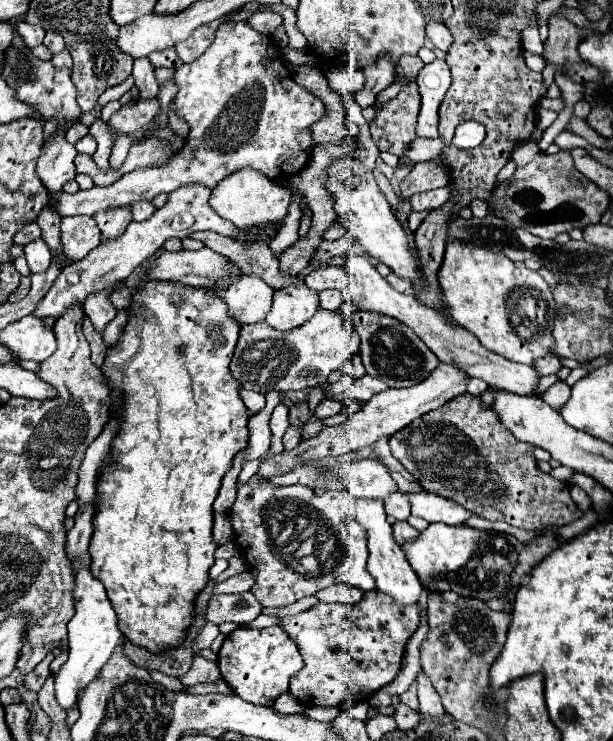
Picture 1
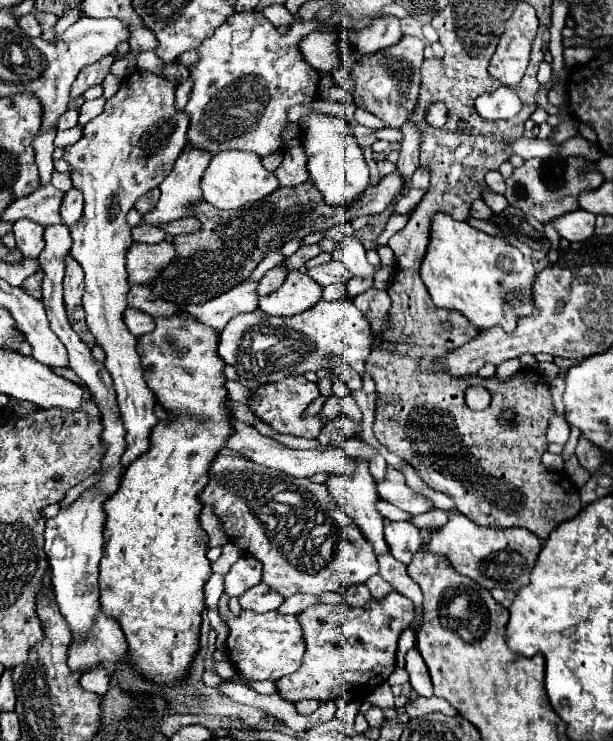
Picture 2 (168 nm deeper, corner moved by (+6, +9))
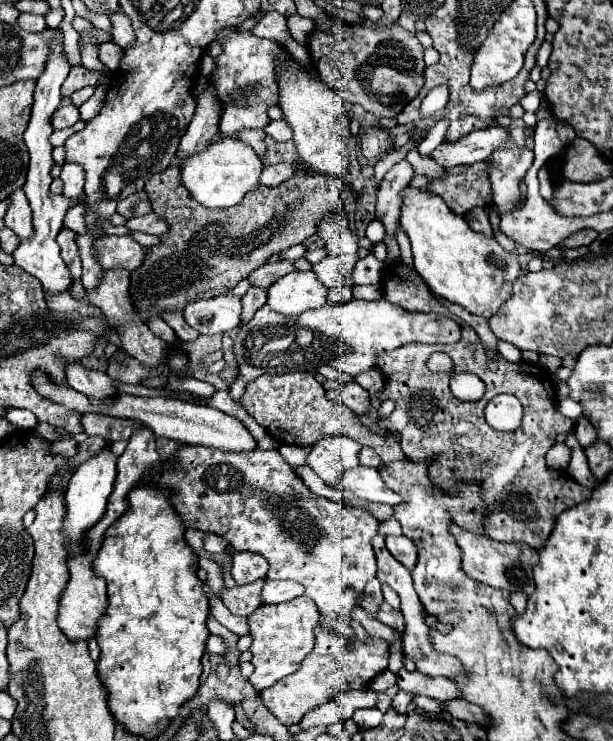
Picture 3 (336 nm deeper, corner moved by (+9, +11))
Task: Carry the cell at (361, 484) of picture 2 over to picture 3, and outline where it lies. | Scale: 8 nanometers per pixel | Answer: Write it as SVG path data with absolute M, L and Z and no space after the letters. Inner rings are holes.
M321 437L307 455L307 465L327 483L339 481L345 469L359 465L361 445L349 437Z

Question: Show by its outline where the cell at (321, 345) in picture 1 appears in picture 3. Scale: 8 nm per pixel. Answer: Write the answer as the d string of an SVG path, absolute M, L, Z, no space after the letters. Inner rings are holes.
M385 297L379 301L353 299L345 305L323 305L315 311L307 311L297 317L281 317L279 313L263 305L255 317L241 325L235 337L235 359L239 365L239 377L231 385L231 399L241 401L245 385L263 375L281 375L293 371L315 371L321 365L333 365L337 371L355 377L361 371L375 367L381 353L393 351L407 343L457 343L461 327L437 313L405 311L399 305L389 303Z

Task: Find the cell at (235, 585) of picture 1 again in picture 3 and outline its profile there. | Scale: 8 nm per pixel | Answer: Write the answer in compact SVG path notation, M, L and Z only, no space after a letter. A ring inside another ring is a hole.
M241 551L233 555L233 569L231 575L237 581L237 585L245 585L251 581L257 581L261 577L265 577L269 565L267 561L251 551Z

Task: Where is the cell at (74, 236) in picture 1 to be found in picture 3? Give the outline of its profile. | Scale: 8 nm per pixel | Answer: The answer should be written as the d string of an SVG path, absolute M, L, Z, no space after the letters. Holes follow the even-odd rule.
M65 161L65 163L63 163L63 171L65 171L65 173L61 173L61 179L63 179L63 183L65 183L63 195L79 201L79 195L83 193L83 183L85 183L83 167L81 167L79 163L69 163L69 161Z

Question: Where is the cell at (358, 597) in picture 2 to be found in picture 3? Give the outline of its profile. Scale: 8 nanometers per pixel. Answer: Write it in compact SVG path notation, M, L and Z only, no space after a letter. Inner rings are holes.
M383 603L383 605L381 605L381 609L377 611L377 619L379 619L381 623L385 623L385 625L393 627L395 631L401 631L401 633L403 633L403 629L405 629L401 611L395 611L395 609L393 609L391 605L387 605L387 603Z

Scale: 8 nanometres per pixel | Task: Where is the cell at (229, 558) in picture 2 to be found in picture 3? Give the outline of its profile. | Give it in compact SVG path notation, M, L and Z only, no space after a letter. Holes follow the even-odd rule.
M297 597L279 605L261 605L249 619L253 645L251 663L255 665L255 691L271 687L281 677L295 673L307 653L313 651L315 645L315 627L319 625L319 611L309 597Z

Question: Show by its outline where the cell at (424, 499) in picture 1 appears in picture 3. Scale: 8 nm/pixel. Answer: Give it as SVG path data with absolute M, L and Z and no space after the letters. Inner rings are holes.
M355 467L355 469L347 469L347 473L343 473L343 481L339 481L343 491L353 493L355 497L367 499L367 501L375 501L375 503L385 503L385 505L399 505L403 499L391 491L383 479L379 477L379 471L373 467Z

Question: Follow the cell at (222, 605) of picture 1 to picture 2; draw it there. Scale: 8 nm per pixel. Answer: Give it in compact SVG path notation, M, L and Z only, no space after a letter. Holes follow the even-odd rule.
M264 583L250 587L248 591L244 591L240 597L240 607L244 611L254 611L254 613L268 613L280 607L280 603L284 601L282 595L270 591Z

